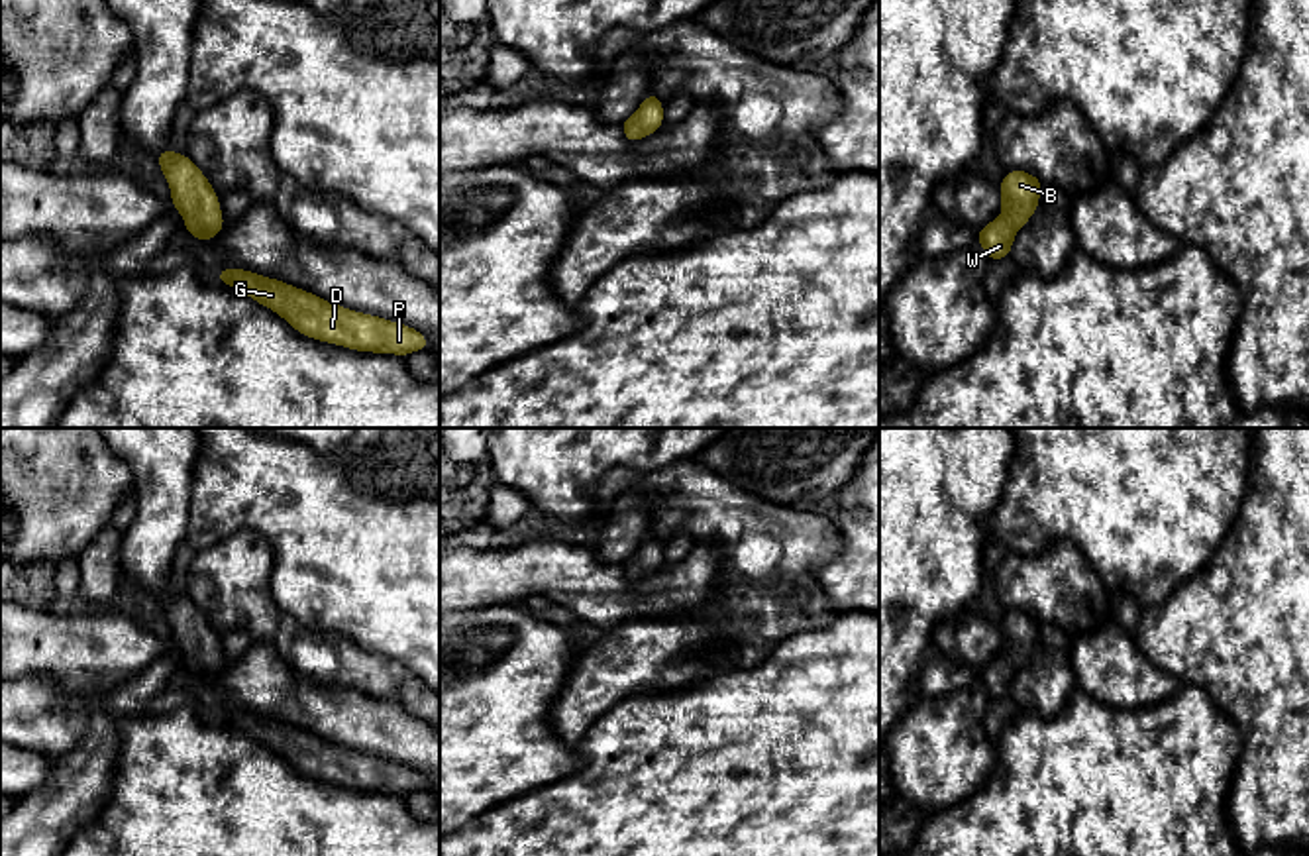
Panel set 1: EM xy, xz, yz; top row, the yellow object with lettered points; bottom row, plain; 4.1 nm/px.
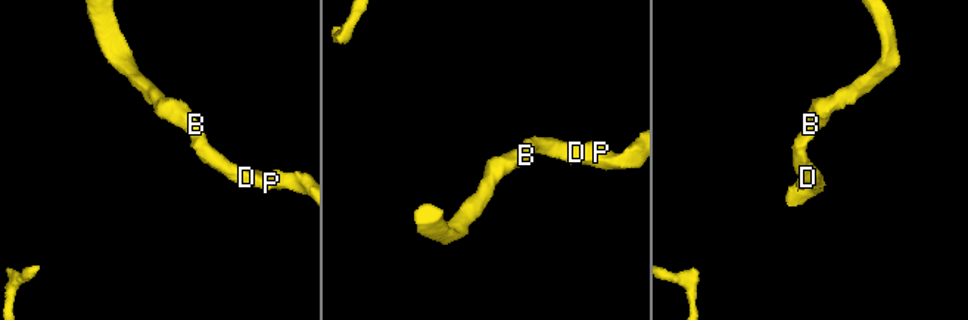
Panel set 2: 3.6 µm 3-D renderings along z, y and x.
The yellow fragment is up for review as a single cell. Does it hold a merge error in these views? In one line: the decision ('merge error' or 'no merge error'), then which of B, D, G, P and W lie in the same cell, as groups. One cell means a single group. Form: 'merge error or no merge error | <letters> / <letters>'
no merge error | B D G P W

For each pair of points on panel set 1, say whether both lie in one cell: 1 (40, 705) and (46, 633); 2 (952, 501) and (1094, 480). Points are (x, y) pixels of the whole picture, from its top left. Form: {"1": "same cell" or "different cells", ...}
{"1": "different cells", "2": "different cells"}

